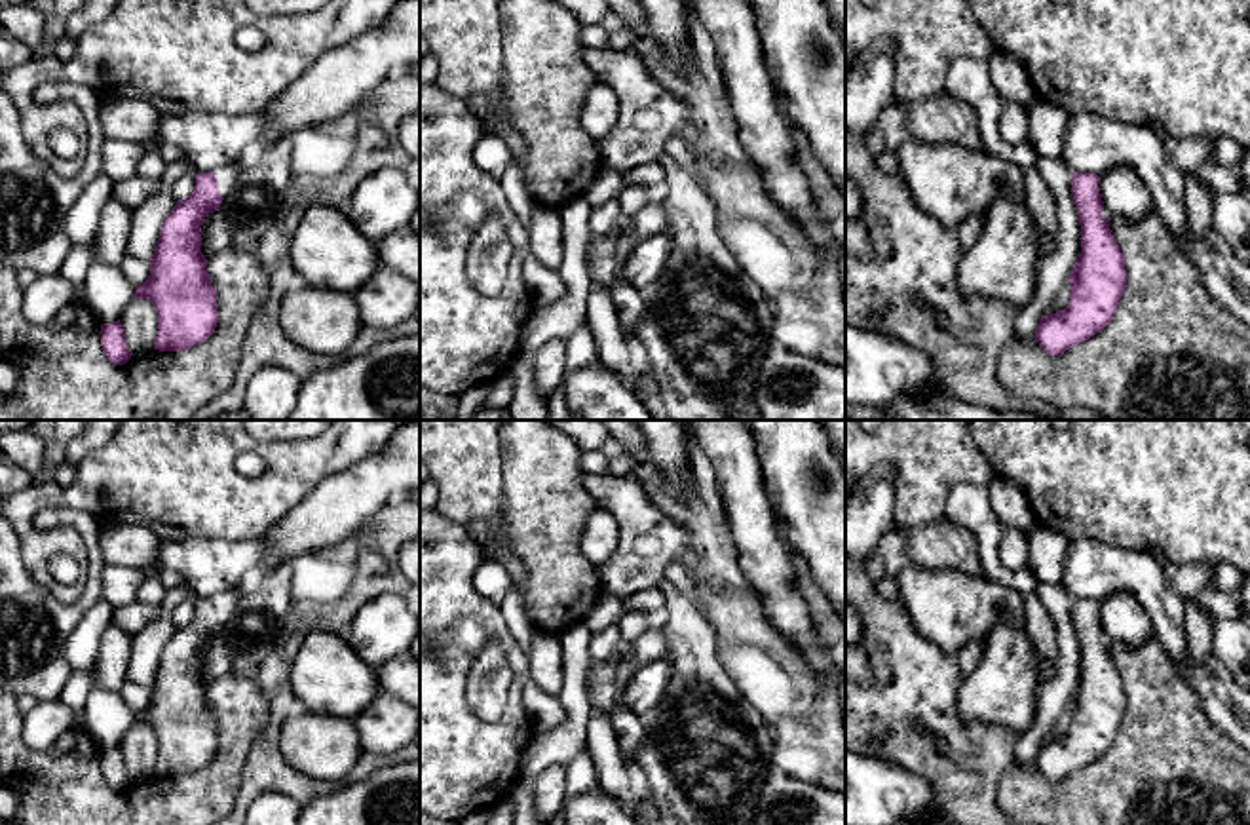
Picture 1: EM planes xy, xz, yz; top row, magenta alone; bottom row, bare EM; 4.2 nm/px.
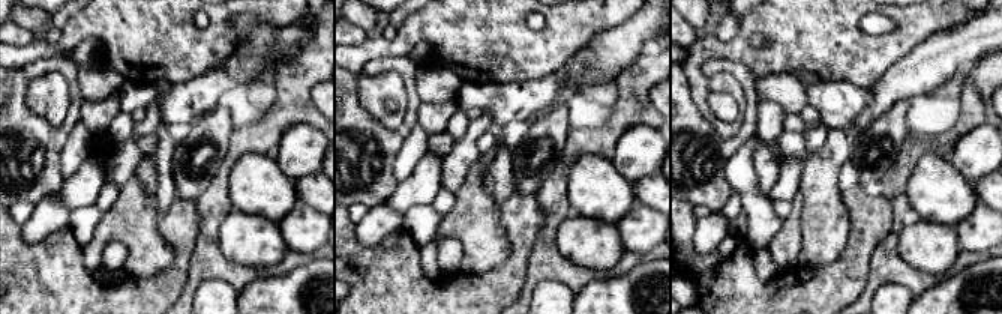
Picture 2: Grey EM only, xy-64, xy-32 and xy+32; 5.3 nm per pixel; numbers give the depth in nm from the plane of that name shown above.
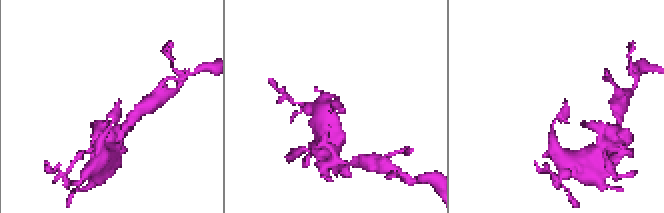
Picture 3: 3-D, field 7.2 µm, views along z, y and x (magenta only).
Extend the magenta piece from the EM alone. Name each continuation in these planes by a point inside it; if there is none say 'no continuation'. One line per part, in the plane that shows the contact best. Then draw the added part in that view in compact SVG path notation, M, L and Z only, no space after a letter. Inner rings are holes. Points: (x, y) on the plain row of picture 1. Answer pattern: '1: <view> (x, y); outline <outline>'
1: xy (227, 601); outline M236 587L222 589L213 595L213 601L217 603L217 612L218 612L222 624L228 624L234 618L239 597L241 597L241 591Z

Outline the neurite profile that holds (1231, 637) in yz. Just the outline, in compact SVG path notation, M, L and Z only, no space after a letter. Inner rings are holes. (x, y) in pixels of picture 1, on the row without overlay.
M1214 618L1210 652L1231 671L1235 682L1250 692L1250 622Z

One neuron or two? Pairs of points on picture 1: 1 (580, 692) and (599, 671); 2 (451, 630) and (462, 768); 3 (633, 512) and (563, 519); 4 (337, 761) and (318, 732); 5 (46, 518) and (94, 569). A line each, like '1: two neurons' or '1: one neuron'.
1: two neurons
2: one neuron
3: two neurons
4: one neuron
5: one neuron

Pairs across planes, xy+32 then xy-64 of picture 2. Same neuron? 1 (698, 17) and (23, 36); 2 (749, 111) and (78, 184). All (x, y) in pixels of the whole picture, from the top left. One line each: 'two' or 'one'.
1: two
2: two

